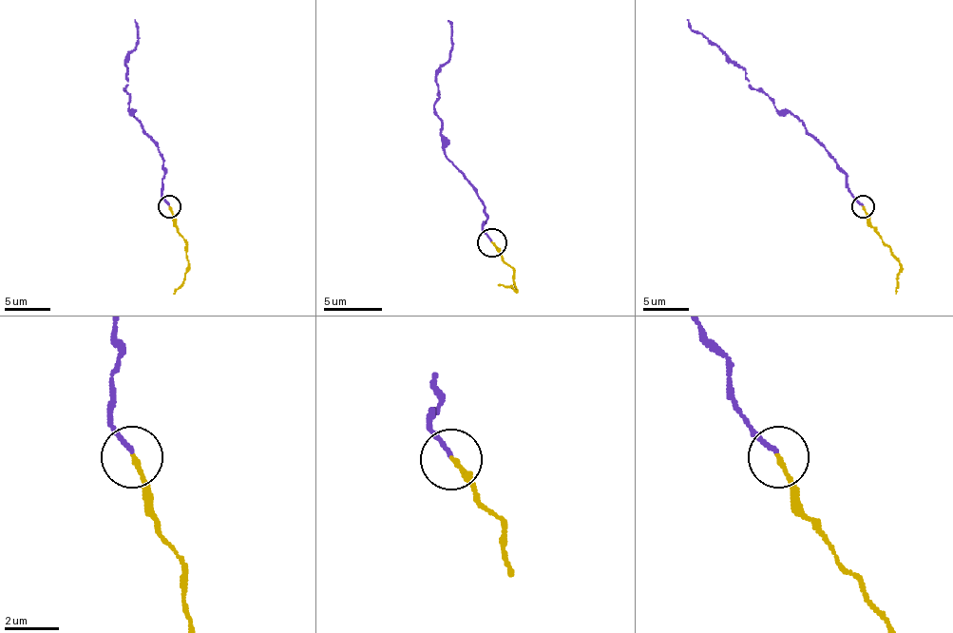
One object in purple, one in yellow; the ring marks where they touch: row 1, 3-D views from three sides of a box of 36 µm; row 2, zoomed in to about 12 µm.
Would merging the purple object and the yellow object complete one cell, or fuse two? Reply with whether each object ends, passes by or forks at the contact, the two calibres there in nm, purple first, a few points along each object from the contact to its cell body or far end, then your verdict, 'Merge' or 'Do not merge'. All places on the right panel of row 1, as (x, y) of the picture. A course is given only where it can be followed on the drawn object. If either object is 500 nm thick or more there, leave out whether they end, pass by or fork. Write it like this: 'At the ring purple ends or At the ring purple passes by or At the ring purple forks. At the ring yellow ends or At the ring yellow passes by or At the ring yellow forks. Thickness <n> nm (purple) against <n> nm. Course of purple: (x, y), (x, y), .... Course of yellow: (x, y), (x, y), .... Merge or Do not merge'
At the ring purple ends. At the ring yellow ends. Thickness 150 nm (purple) against 160 nm. Course of purple: (862, 206), (830, 154), (790, 112), (780, 112), (767, 94), (752, 89), (746, 71), (687, 19). Course of yellow: (862, 206), (871, 226), (901, 265), (896, 293). Merge

